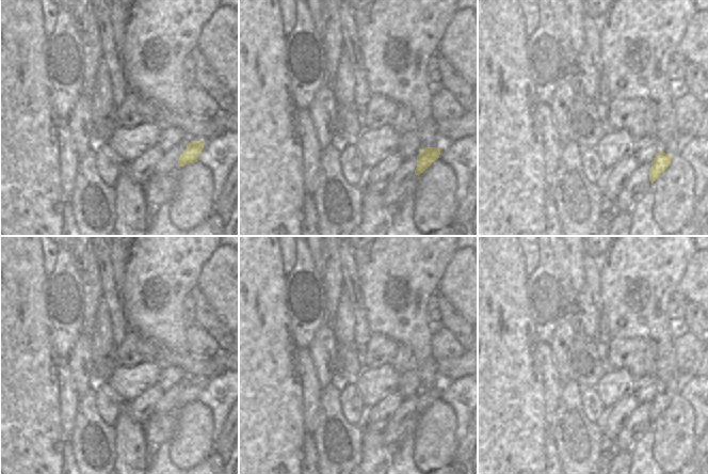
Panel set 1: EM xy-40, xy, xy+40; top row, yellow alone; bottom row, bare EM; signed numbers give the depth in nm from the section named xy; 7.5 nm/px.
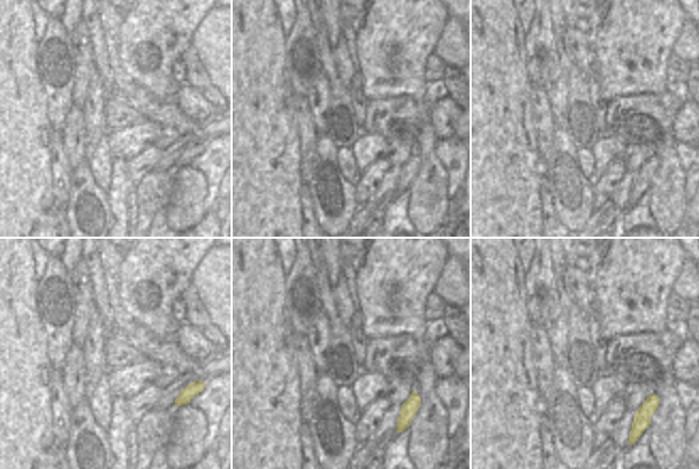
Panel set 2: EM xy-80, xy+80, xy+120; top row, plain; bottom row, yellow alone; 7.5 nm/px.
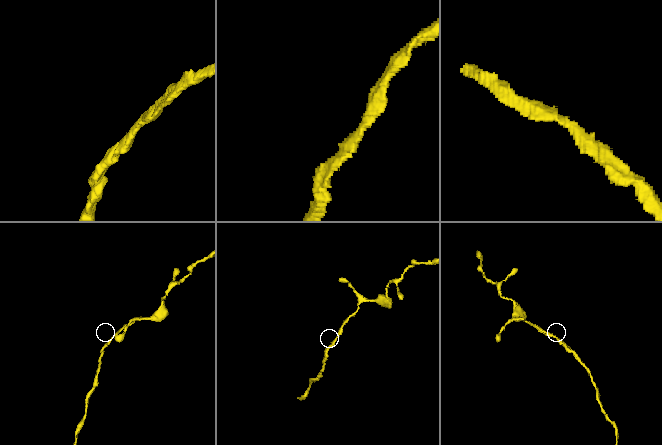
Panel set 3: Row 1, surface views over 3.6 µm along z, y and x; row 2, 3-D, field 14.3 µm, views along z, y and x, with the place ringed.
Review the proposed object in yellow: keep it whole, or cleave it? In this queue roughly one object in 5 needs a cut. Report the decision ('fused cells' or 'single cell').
single cell

